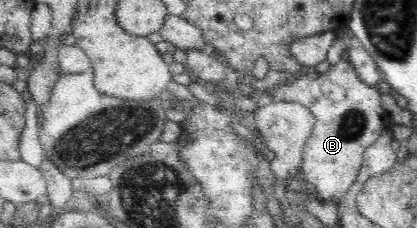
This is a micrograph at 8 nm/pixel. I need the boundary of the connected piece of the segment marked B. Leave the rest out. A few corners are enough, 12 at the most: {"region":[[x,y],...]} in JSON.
{"region":[[353,64],[298,75],[273,101],[316,117],[302,174],[334,204],[389,129]]}

